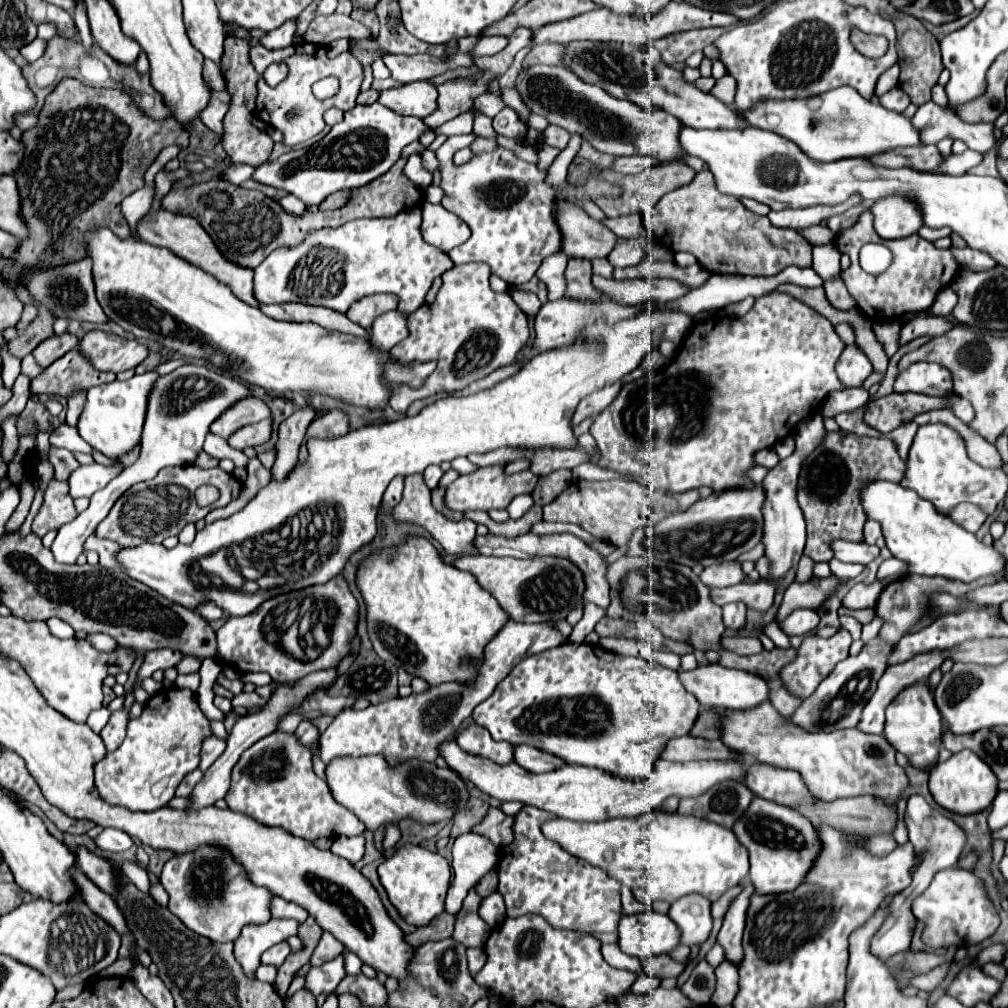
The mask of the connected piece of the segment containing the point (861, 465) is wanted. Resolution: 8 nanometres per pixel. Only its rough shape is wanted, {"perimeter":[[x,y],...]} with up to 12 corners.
{"perimeter":[[827,432],[801,464],[805,556],[863,542],[859,490],[901,482],[887,438]]}

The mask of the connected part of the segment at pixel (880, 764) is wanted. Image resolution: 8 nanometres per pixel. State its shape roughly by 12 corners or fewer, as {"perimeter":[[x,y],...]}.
{"perimeter":[[769,702],[721,710],[721,740],[801,772],[815,798],[895,804],[907,776],[885,736],[805,732]]}

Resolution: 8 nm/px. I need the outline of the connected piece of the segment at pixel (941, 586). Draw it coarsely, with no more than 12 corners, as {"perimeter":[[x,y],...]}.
{"perimeter":[[903,576],[875,604],[879,636],[897,646],[929,612],[929,592],[965,596],[993,576],[961,584],[939,576]]}

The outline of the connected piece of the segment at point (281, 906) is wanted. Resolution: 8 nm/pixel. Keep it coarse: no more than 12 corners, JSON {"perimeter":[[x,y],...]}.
{"perimeter":[[275,896],[273,918],[293,918],[303,922],[309,914],[301,906]]}

